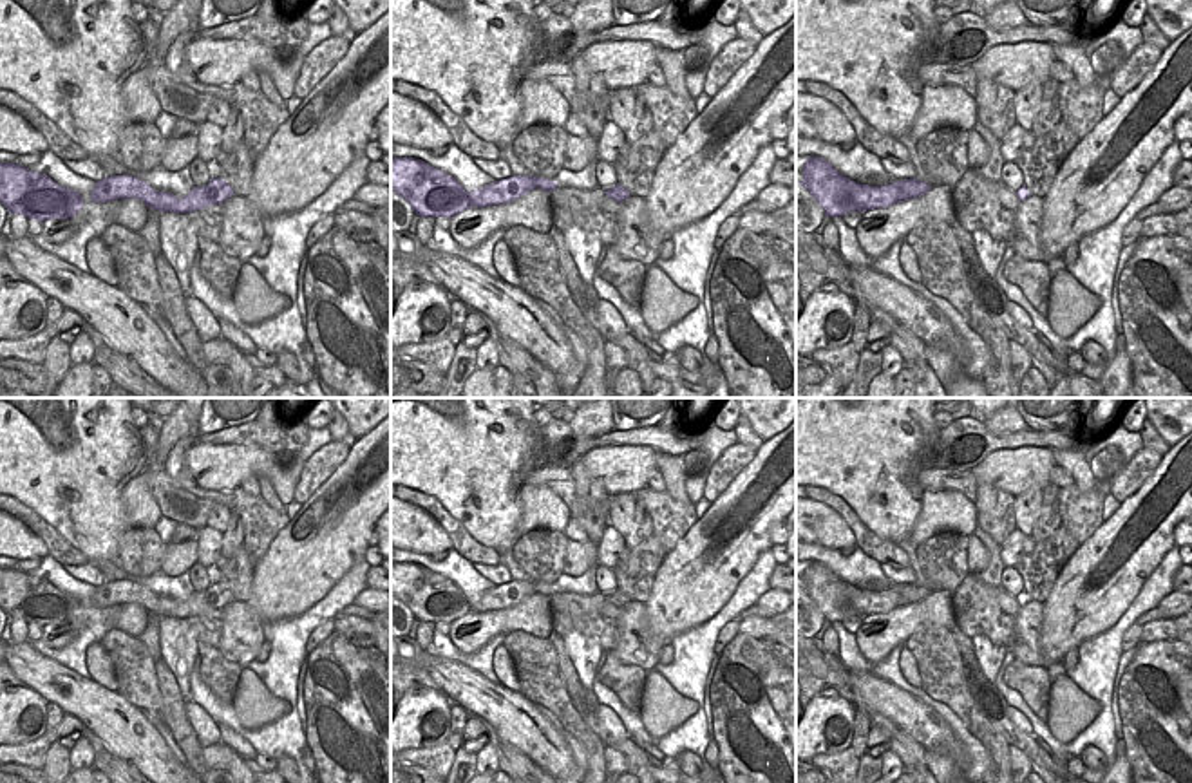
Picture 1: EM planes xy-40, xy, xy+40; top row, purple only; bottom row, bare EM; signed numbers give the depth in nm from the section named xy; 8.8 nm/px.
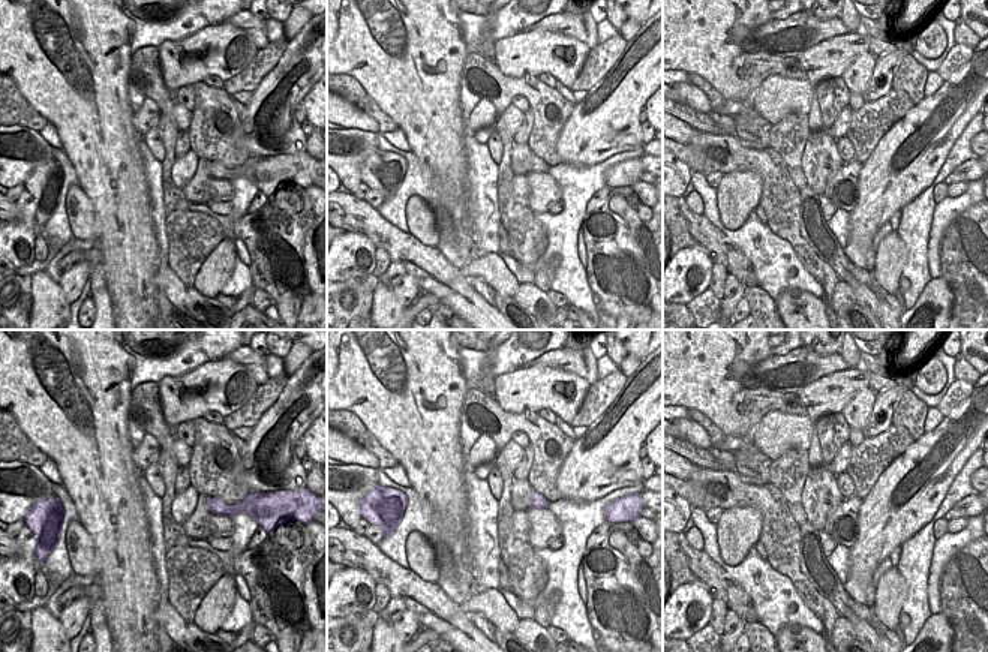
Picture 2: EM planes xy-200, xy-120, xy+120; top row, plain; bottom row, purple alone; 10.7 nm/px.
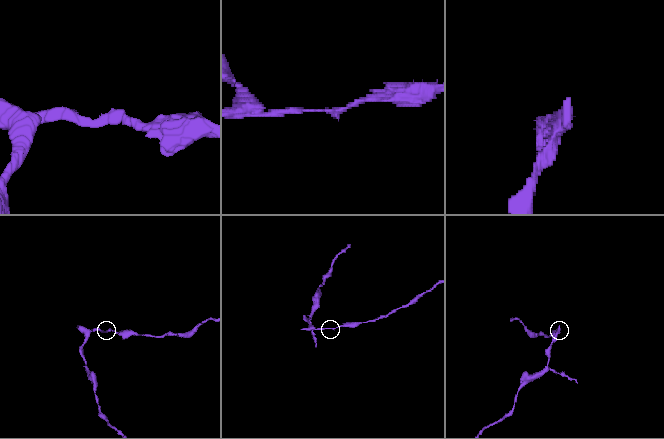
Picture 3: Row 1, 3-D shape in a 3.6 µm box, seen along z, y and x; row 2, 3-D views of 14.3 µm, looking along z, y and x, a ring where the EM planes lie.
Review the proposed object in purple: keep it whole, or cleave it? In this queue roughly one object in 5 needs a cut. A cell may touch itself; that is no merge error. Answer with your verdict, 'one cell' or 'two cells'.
two cells

